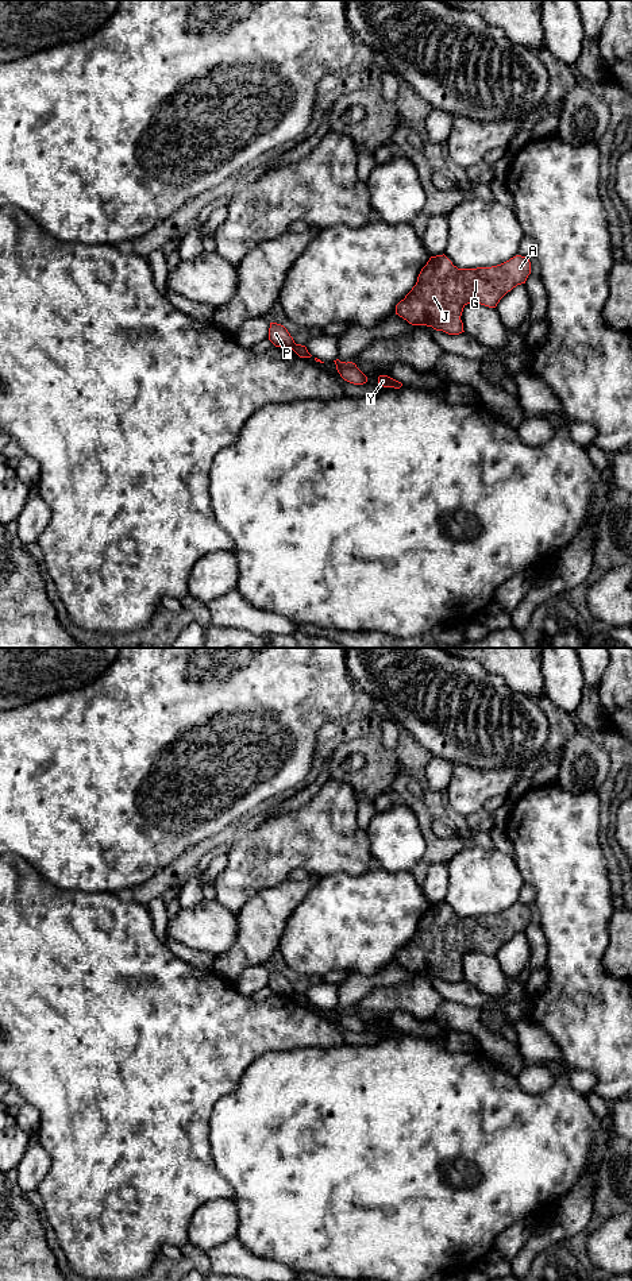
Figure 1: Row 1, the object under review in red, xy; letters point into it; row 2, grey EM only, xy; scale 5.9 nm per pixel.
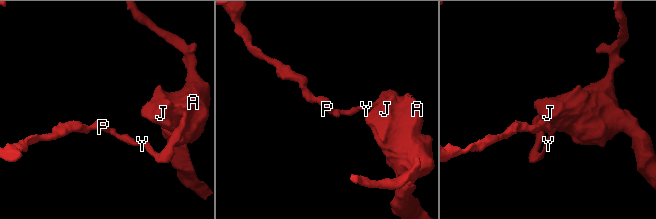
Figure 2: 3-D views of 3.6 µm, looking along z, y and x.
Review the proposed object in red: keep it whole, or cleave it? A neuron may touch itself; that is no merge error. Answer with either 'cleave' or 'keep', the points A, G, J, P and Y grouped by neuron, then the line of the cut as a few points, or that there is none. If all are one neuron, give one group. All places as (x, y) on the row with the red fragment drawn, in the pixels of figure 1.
cleave; A G J Y / P; cut in xy along (295, 343), (291, 348)

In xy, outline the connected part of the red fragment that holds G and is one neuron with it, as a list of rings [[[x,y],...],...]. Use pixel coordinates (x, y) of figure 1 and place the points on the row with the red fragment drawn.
[[[444,254],[431,256],[421,269],[416,285],[396,305],[396,315],[412,325],[427,325],[448,335],[459,335],[465,332],[460,316],[467,304],[496,308],[508,292],[525,283],[529,274],[531,262],[521,255],[516,255],[497,266],[477,269],[458,269]]]

